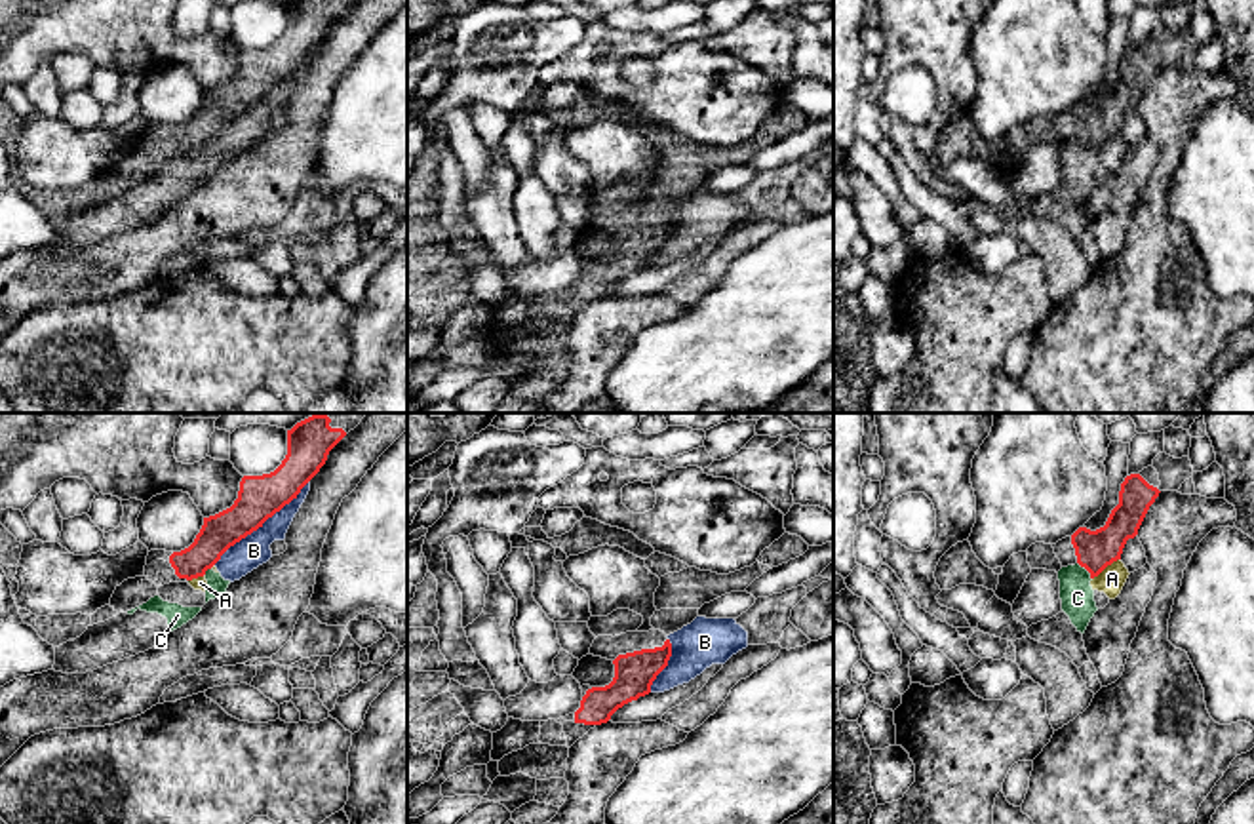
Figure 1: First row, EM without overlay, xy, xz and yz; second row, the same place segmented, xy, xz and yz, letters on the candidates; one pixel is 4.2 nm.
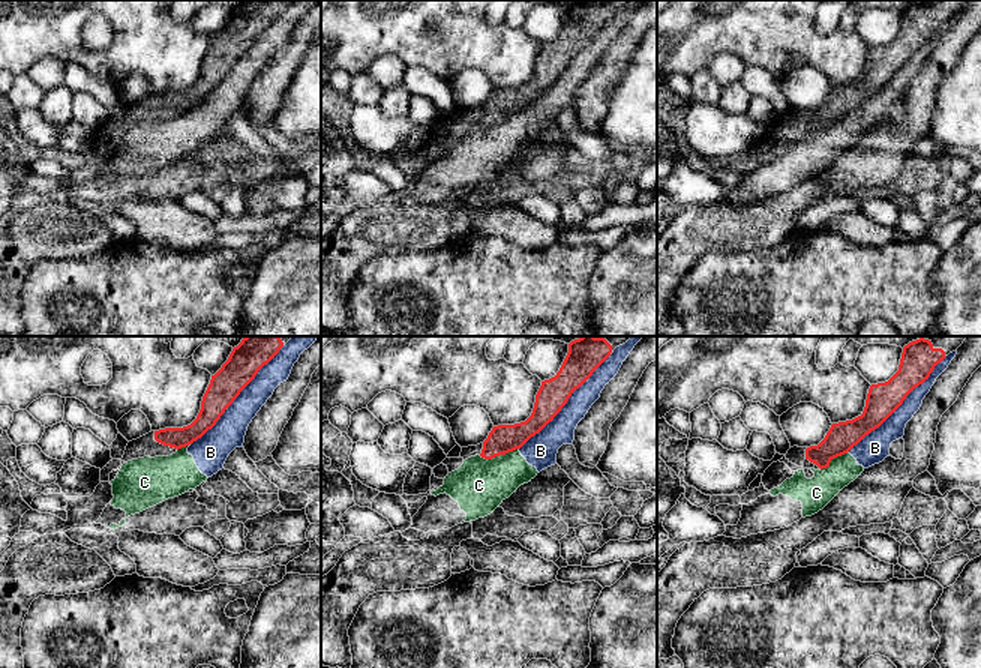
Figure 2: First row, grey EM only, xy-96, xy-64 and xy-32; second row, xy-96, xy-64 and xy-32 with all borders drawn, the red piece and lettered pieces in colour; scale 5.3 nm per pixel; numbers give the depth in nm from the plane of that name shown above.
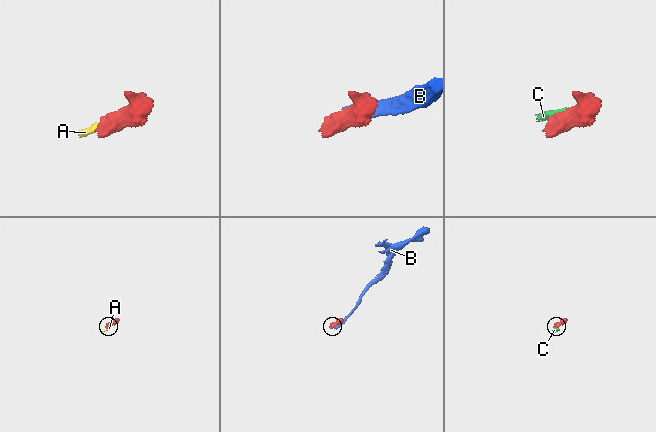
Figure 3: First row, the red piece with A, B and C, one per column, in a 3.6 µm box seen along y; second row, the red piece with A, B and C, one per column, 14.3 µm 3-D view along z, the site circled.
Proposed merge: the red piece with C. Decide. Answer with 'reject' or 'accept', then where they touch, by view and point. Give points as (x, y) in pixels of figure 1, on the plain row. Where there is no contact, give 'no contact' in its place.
reject | yz (1087, 143)

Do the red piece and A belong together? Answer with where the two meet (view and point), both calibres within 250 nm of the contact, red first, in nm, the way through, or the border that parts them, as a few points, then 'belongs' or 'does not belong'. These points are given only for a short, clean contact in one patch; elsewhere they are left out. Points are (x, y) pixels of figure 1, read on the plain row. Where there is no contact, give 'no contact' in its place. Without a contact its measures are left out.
contact yz (1106, 139); calibres 170 and 110 nm; border yz (1119, 132), (1093, 153); does not belong

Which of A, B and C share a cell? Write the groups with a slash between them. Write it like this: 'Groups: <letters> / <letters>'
Groups: A B C

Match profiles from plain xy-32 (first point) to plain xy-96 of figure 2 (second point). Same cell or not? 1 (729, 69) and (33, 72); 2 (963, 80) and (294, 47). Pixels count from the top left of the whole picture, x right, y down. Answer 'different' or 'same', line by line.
1: same
2: different

